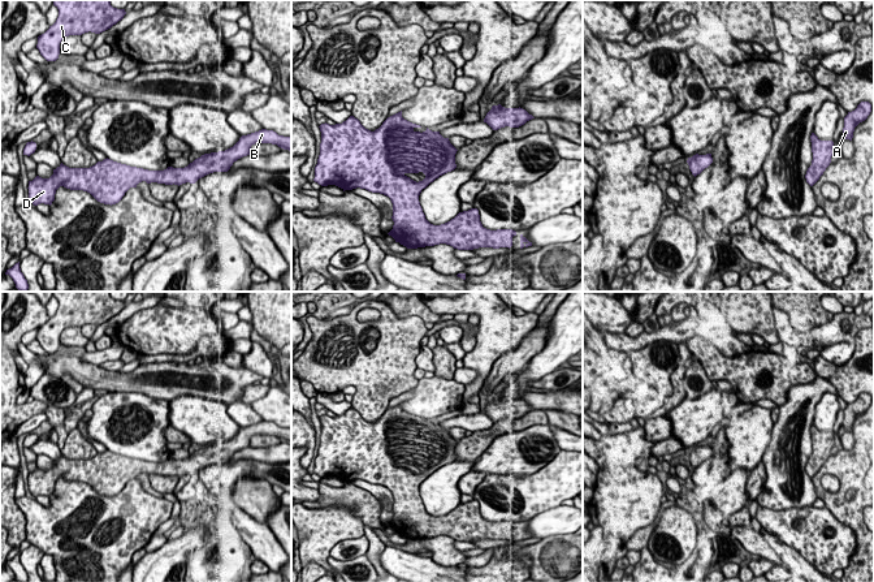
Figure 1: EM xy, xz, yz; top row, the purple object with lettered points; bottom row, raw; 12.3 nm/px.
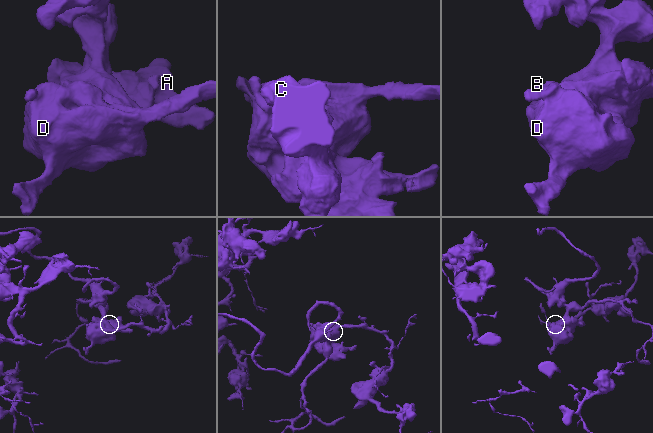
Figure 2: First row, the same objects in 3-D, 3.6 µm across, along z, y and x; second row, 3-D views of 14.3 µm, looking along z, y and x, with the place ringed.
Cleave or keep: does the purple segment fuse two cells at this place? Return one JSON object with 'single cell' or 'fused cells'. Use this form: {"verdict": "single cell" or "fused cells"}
{"verdict": "single cell"}

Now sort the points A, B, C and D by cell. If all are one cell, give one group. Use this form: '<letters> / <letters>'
A B C D

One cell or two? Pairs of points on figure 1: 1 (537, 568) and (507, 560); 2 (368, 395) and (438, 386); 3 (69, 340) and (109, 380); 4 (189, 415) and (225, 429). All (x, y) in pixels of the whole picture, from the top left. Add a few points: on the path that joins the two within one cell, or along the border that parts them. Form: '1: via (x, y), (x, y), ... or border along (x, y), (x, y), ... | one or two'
1: border along (520, 547), (515, 554), (528, 556), (529, 568) | two
2: border along (418, 380), (409, 389) | two
3: border along (60, 344), (83, 346) | two
4: via (198, 418), (216, 426) | one

